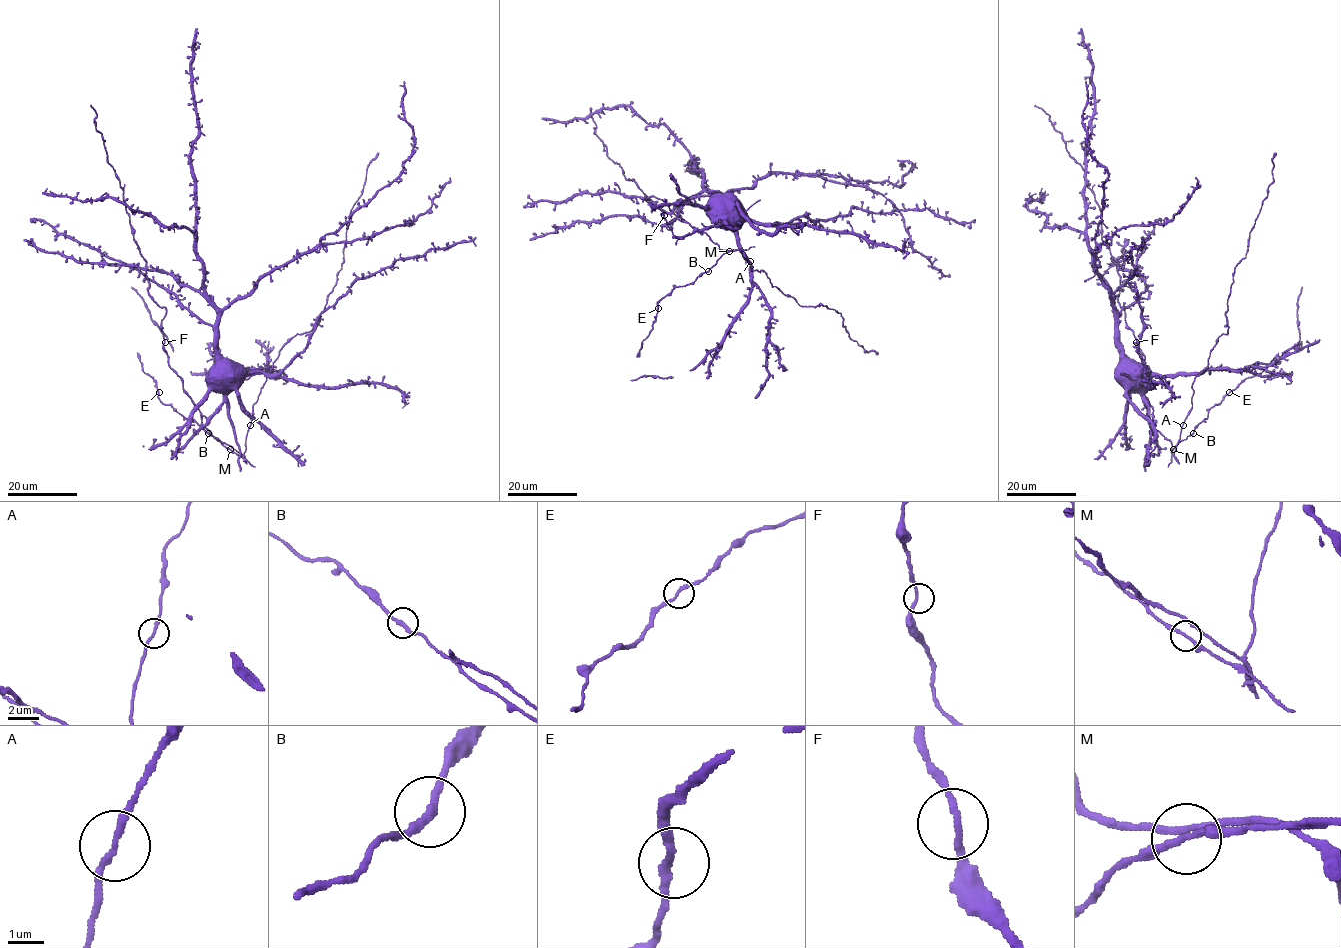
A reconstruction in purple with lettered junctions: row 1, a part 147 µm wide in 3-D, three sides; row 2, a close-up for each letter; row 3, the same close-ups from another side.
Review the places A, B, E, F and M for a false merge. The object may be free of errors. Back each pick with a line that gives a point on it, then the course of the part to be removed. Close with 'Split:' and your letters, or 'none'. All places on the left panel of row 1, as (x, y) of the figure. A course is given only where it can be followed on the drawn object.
Split: none

